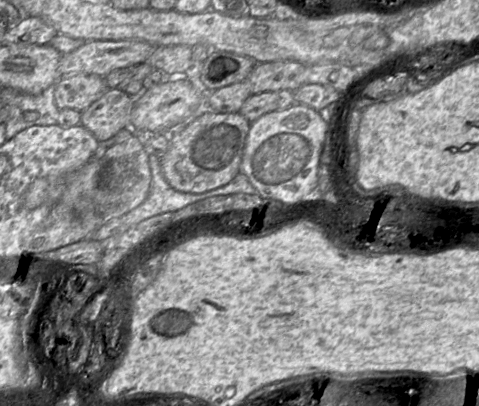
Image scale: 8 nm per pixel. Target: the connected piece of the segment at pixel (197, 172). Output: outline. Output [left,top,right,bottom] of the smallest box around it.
[160,111,251,193]

